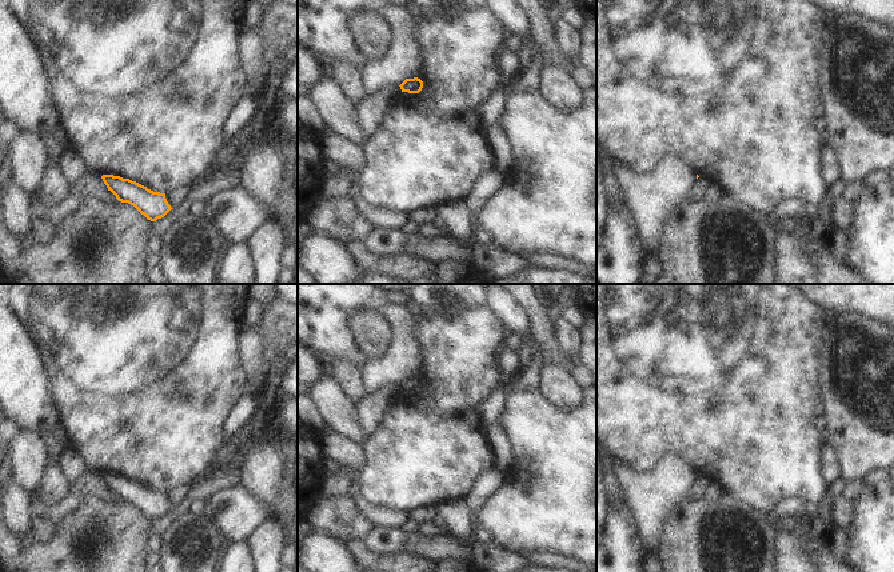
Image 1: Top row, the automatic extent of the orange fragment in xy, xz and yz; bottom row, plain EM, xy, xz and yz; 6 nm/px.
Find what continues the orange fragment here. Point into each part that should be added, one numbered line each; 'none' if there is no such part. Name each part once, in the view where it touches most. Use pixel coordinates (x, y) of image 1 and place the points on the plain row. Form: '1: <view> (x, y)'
none

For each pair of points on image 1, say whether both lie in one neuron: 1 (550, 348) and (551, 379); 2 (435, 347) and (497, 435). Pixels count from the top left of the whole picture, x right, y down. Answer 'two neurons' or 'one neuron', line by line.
1: two neurons
2: two neurons

